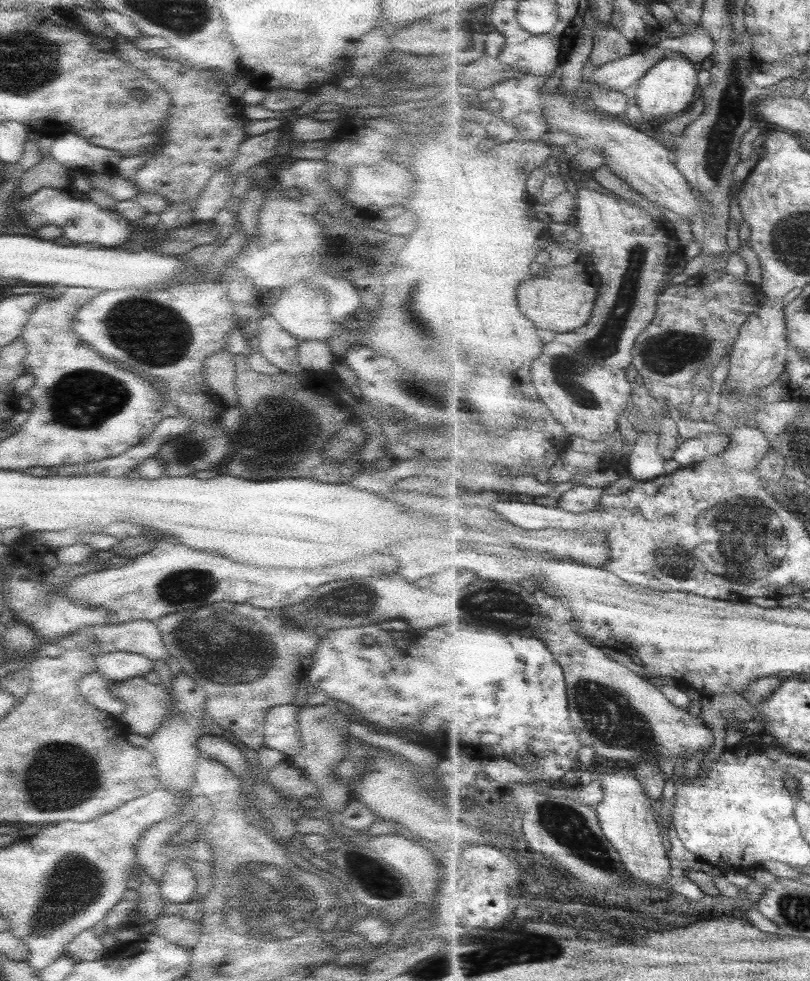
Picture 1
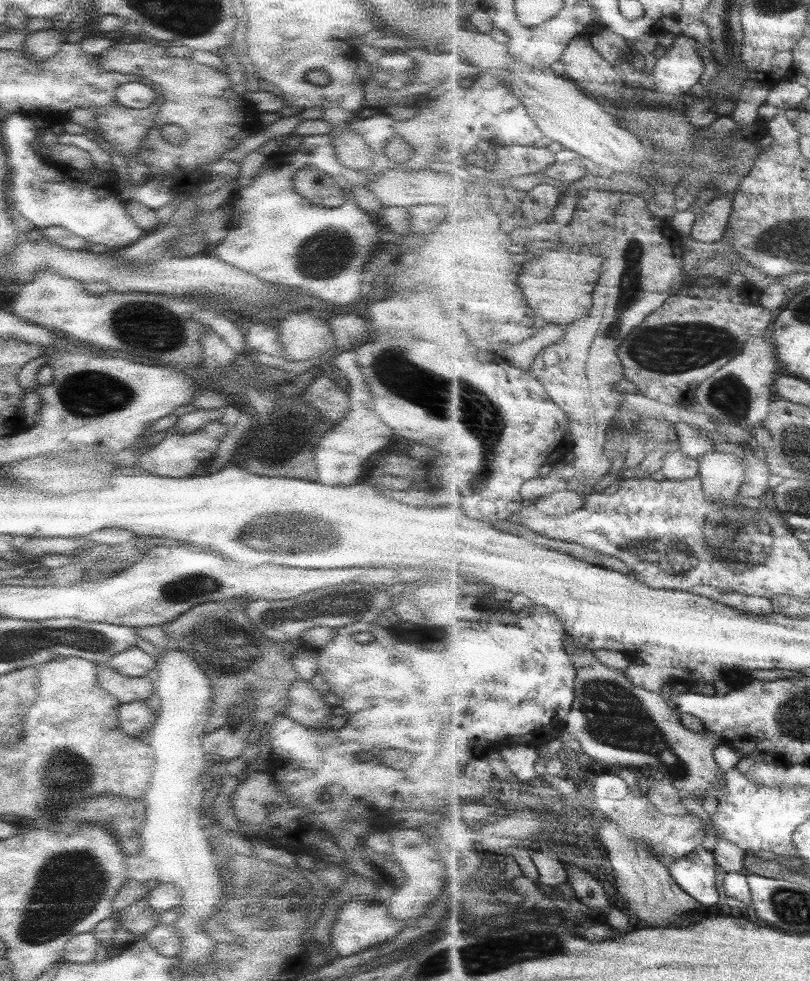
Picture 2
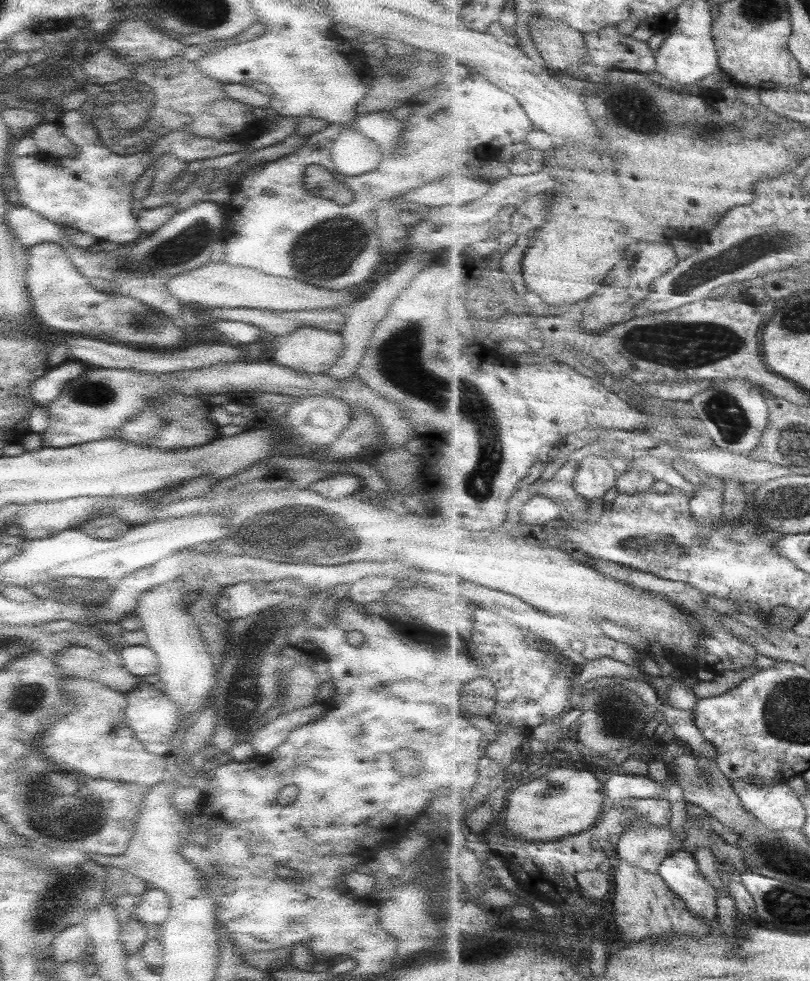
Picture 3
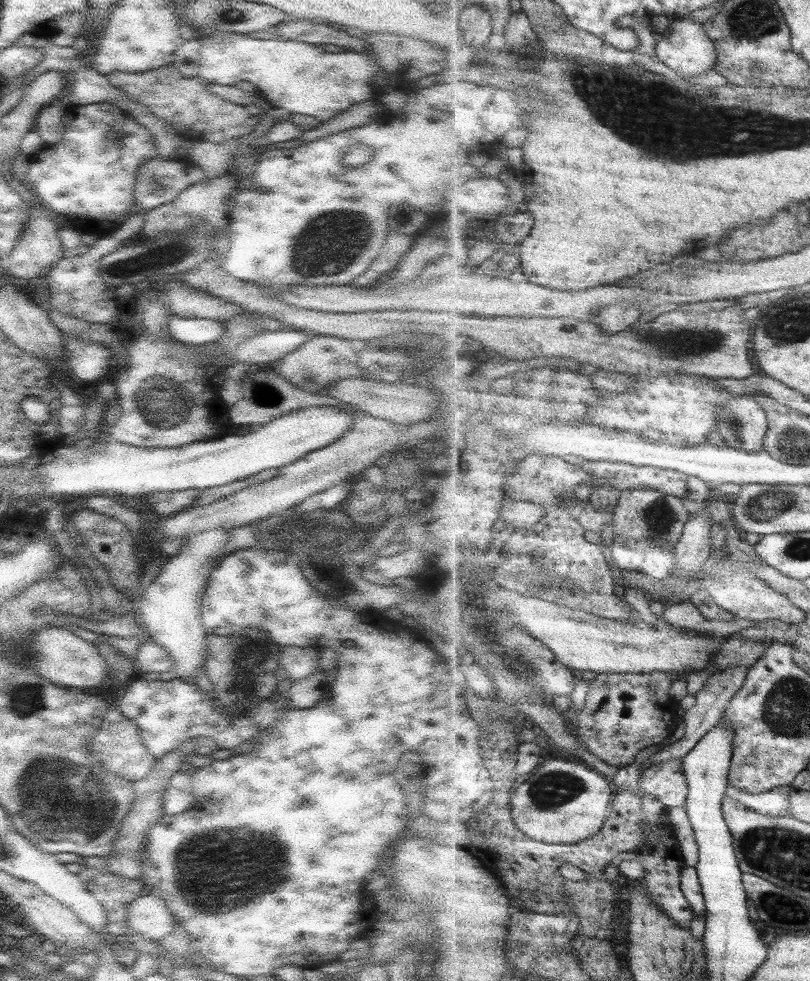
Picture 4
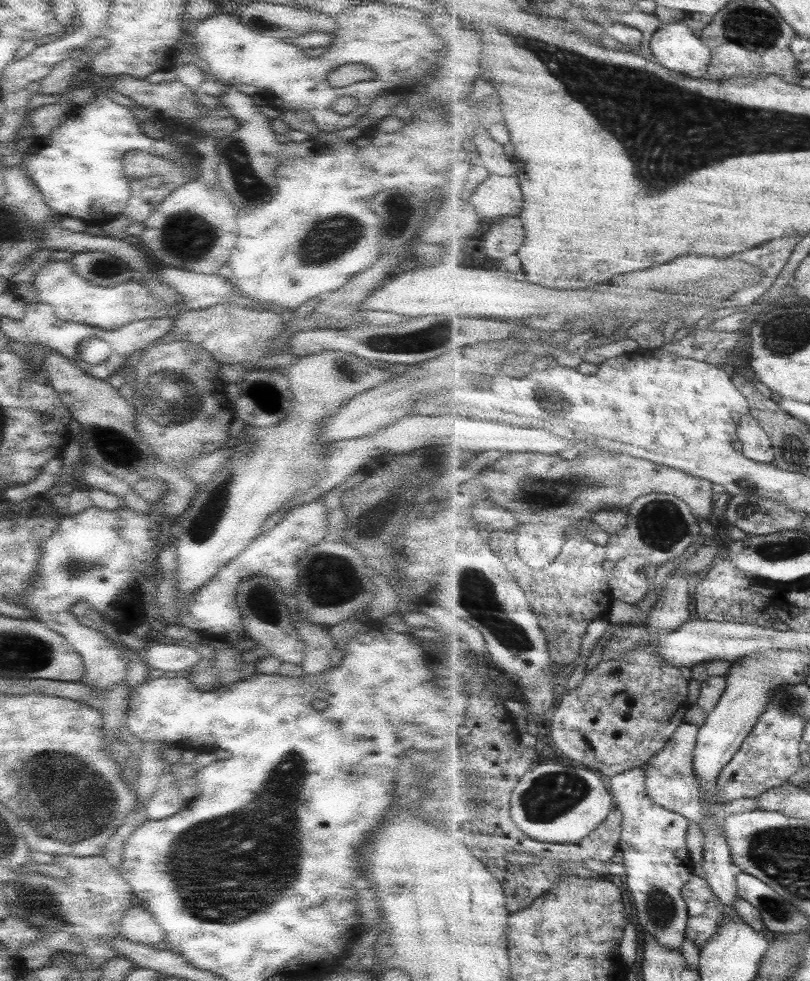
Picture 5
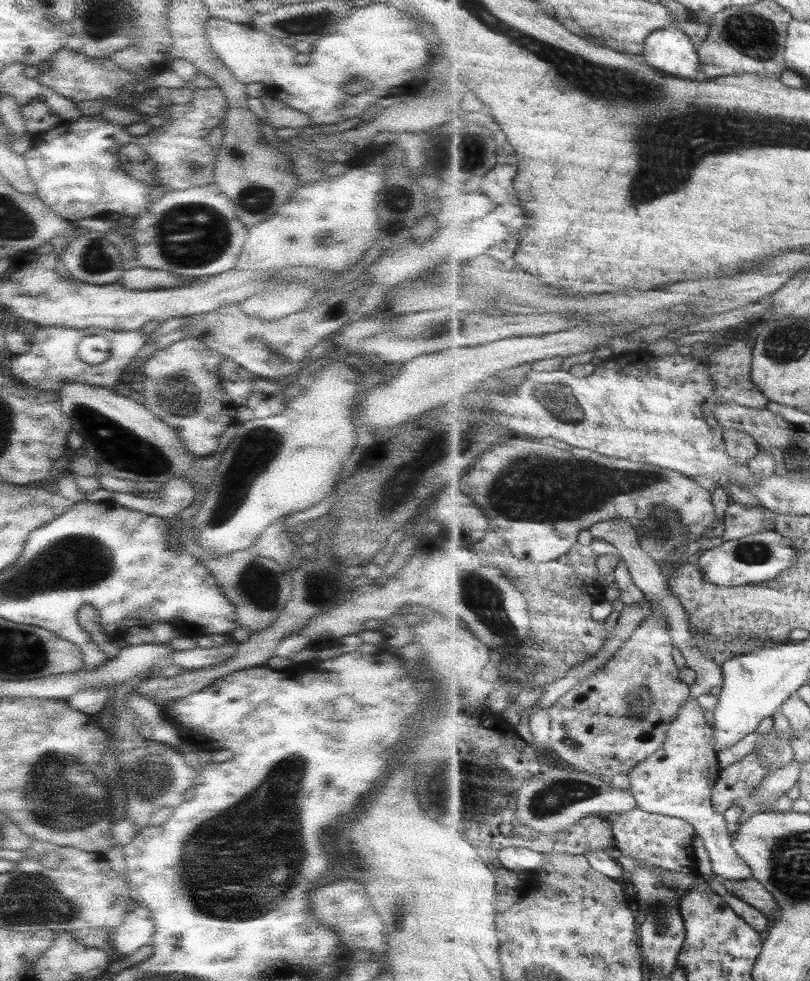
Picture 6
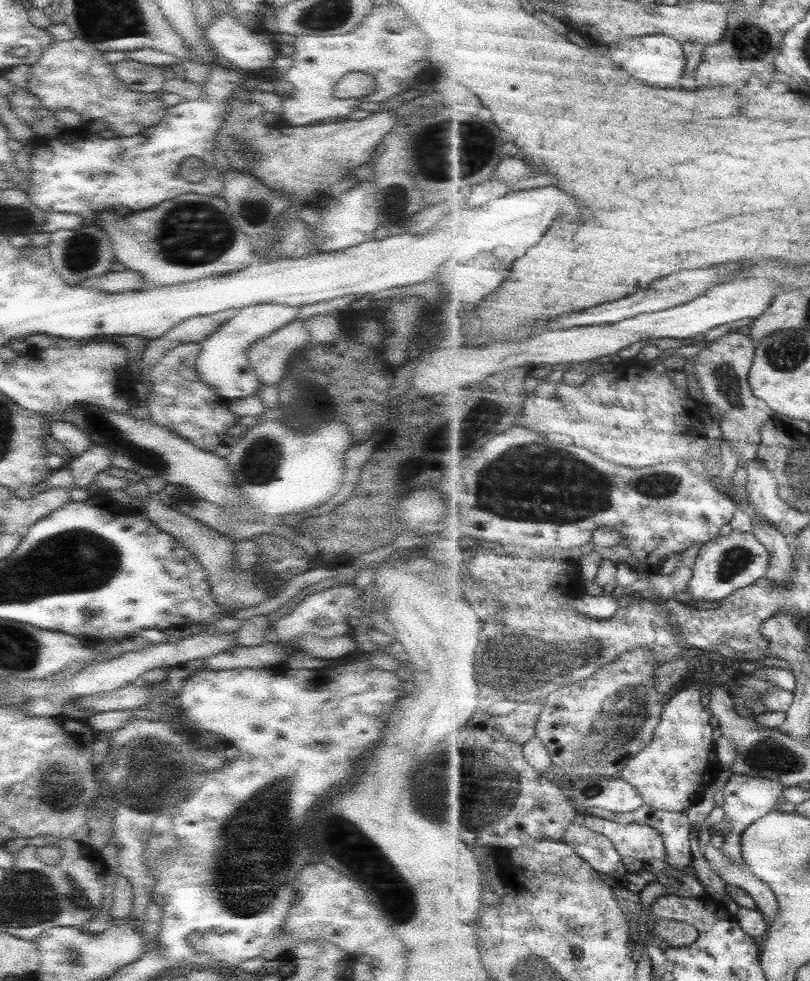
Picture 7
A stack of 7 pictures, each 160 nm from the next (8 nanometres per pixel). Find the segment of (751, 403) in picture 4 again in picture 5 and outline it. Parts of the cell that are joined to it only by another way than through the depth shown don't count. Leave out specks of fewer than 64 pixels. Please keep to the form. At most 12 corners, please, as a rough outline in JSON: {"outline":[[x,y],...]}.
{"outline":[[752,414],[737,424],[741,452],[773,464],[772,440]]}

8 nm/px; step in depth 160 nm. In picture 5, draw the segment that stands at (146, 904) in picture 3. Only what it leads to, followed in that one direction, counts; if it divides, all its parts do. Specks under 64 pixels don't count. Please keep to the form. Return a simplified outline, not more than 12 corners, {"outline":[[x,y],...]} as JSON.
{"outline":[[138,901],[128,908],[119,936],[135,944],[164,941],[165,931]]}

